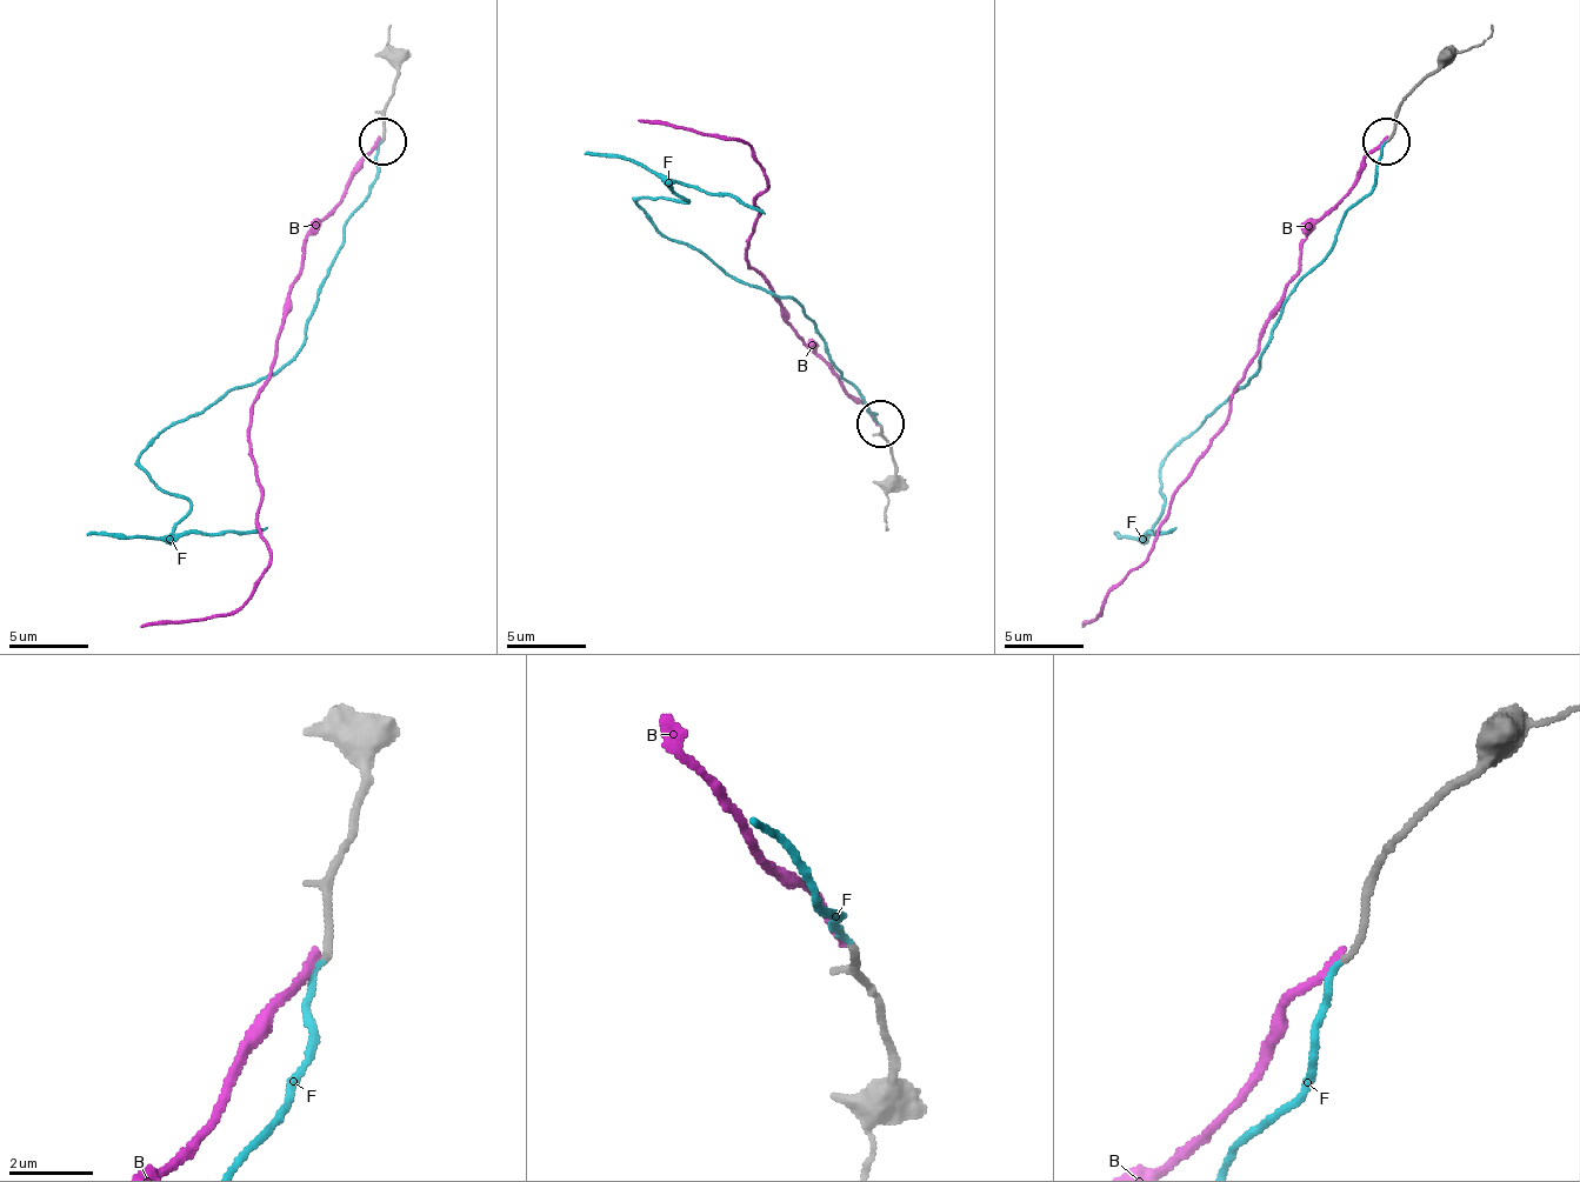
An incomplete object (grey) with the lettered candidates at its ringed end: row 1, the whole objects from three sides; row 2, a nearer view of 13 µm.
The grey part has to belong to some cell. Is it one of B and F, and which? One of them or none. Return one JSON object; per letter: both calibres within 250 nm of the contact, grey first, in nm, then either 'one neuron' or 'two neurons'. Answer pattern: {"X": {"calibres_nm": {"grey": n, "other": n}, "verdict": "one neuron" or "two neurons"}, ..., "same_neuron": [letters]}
{"B": {"calibres_nm": {"grey": 170, "other": 170}, "verdict": "two neurons"}, "F": {"calibres_nm": {"grey": 160, "other": 150}, "verdict": "one neuron"}, "same_neuron": ["F"]}

